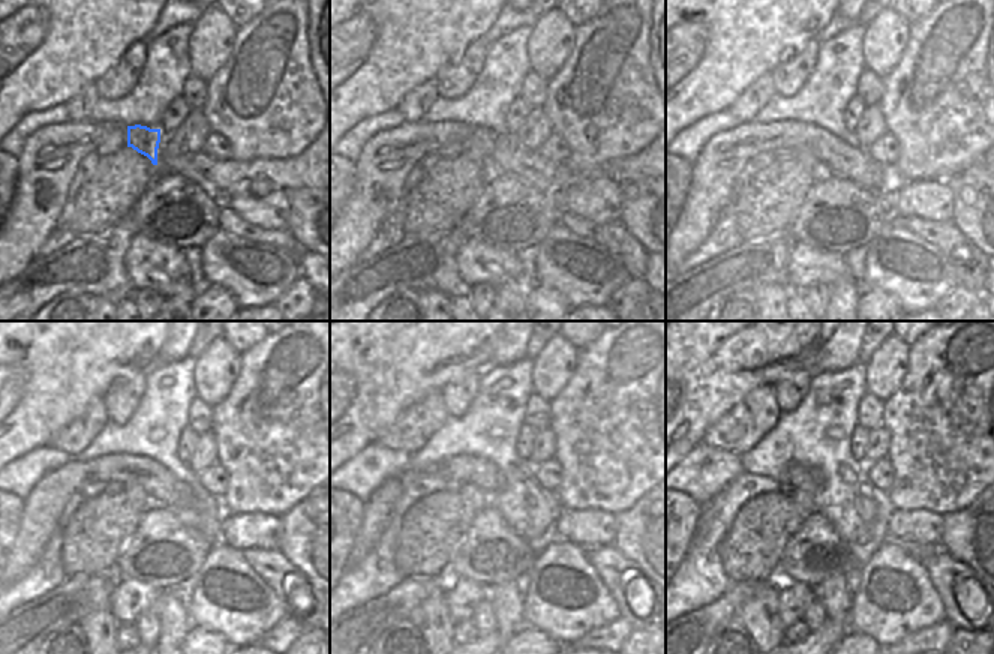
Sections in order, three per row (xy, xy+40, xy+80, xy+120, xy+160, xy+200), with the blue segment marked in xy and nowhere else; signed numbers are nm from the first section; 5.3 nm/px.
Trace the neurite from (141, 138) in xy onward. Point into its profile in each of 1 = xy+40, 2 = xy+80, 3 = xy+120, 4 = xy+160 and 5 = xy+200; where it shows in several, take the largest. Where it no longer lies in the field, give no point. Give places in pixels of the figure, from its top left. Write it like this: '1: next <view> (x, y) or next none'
1: next xy+40 (479, 143)
2: next xy+80 (805, 156)
3: next xy+120 (138, 498)
4: next xy+160 (471, 495)
5: next xy+200 (802, 498)

